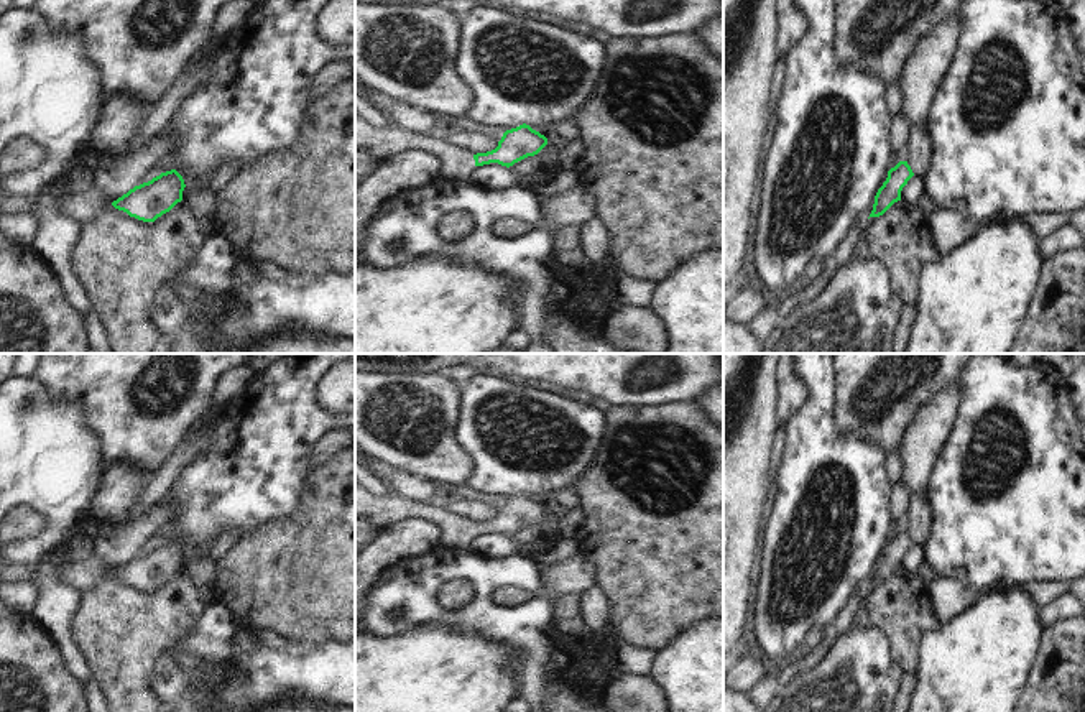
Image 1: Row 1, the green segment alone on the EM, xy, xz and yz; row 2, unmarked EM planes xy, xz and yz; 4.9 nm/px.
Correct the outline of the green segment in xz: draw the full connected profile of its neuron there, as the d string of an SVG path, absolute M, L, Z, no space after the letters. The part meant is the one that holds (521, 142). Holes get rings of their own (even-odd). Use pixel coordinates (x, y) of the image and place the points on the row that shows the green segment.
M355 115L355 150L365 150L376 158L408 150L426 150L442 160L442 176L455 181L465 181L475 166L498 163L510 168L528 156L538 155L546 145L544 135L523 123L506 130L495 150L472 155L447 140L409 135L395 125L373 130Z

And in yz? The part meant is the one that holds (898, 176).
M899 161L888 171L888 178L875 196L875 204L870 217L883 215L894 202L901 201L901 191L914 176L907 161Z

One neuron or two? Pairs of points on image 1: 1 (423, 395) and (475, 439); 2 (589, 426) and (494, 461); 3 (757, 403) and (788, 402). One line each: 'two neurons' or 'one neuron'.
1: two neurons
2: one neuron
3: two neurons

